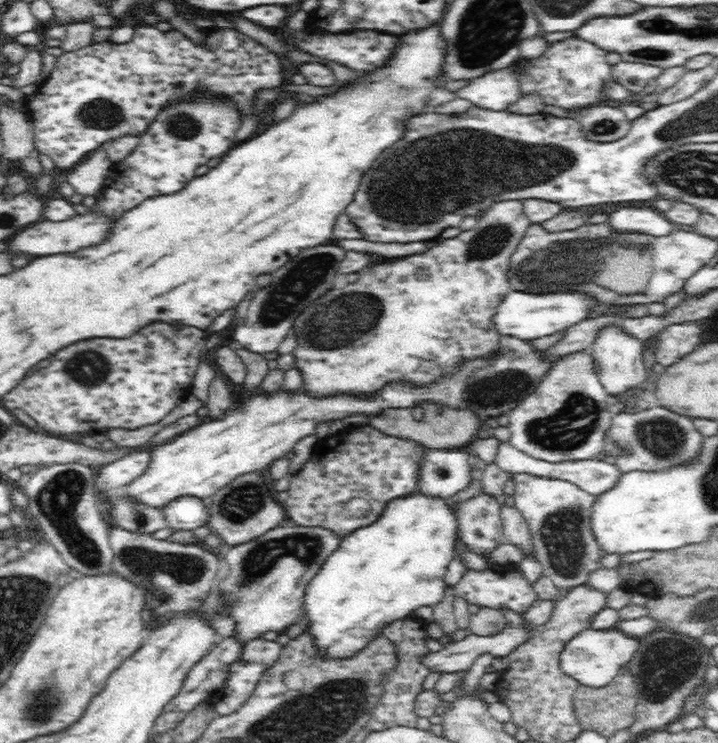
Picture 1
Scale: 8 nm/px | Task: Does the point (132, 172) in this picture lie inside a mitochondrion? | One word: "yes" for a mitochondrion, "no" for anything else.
no

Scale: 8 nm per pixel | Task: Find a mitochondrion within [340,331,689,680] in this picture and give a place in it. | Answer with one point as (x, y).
(567, 426)

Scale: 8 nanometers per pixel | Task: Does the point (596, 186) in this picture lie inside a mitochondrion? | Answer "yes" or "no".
no

